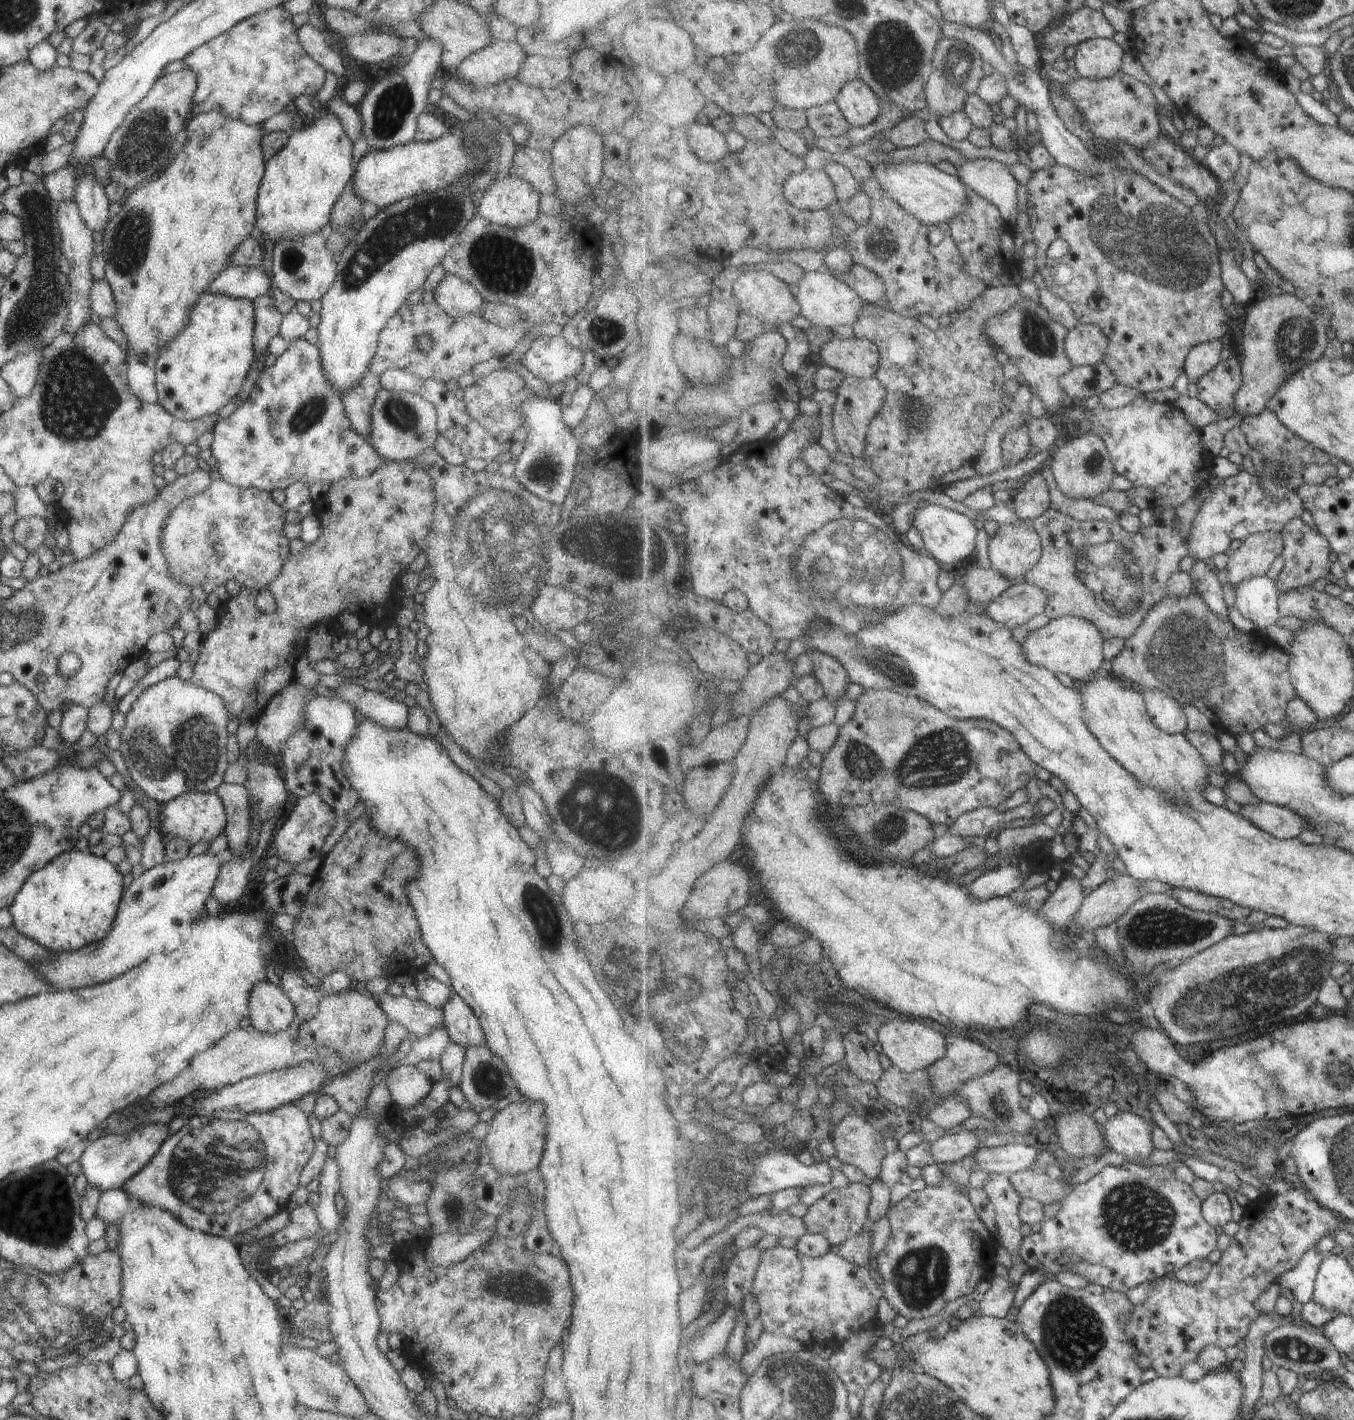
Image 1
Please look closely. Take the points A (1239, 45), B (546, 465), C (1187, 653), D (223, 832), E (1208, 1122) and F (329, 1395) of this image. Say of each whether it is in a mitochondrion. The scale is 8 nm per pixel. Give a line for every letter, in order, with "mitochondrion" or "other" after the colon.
A: other
B: mitochondrion
C: mitochondrion
D: other
E: other
F: mitochondrion

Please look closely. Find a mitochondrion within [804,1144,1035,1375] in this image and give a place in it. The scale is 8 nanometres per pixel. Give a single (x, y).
(920, 1275)

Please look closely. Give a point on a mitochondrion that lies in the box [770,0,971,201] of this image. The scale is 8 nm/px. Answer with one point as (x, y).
(891, 40)

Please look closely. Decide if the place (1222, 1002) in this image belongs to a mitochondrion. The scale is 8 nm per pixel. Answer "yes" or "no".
yes

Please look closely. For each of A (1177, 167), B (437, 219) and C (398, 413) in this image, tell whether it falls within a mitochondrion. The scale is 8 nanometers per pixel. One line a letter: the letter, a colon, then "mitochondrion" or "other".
A: other
B: mitochondrion
C: mitochondrion

